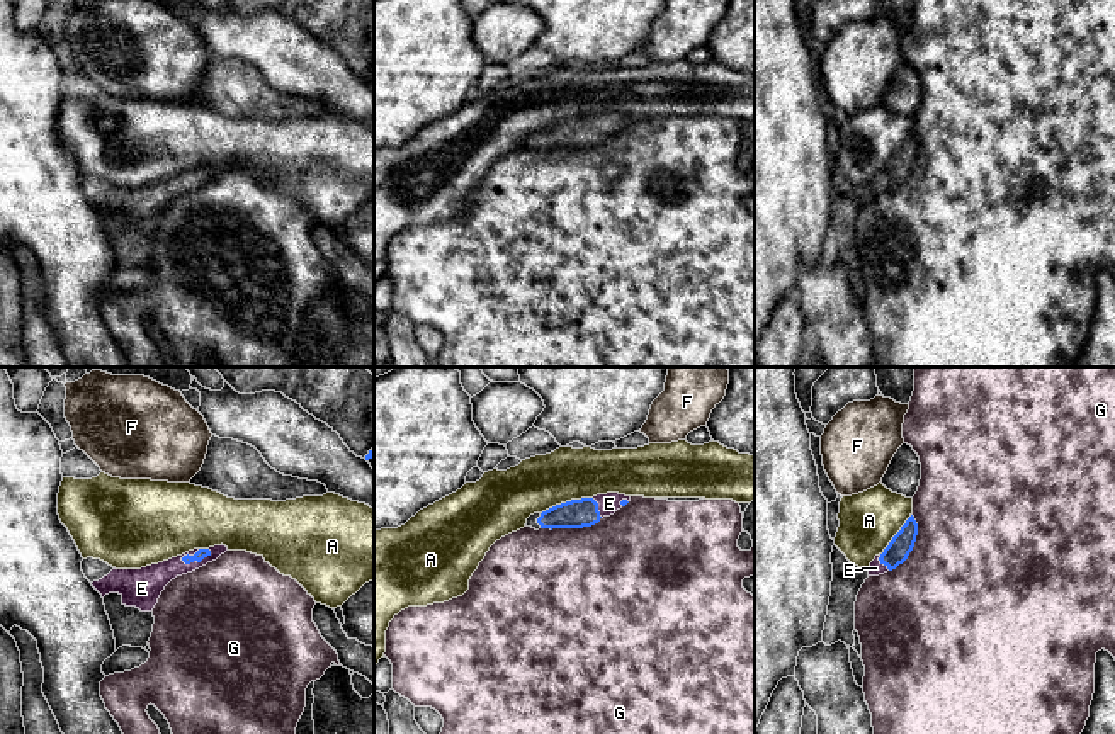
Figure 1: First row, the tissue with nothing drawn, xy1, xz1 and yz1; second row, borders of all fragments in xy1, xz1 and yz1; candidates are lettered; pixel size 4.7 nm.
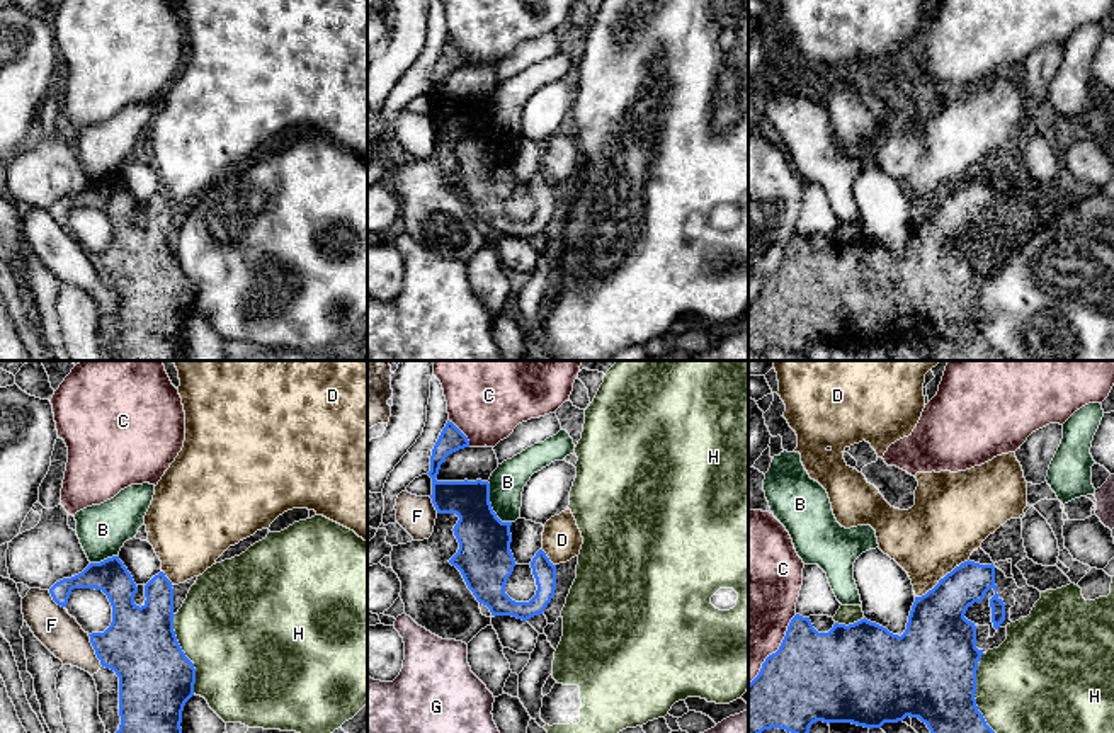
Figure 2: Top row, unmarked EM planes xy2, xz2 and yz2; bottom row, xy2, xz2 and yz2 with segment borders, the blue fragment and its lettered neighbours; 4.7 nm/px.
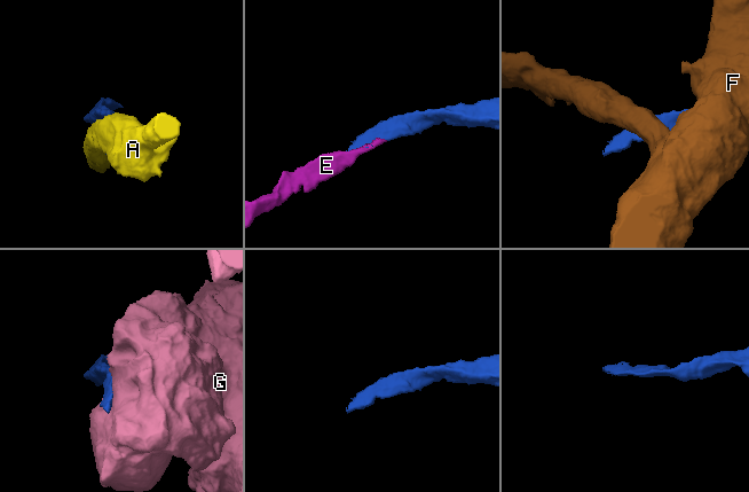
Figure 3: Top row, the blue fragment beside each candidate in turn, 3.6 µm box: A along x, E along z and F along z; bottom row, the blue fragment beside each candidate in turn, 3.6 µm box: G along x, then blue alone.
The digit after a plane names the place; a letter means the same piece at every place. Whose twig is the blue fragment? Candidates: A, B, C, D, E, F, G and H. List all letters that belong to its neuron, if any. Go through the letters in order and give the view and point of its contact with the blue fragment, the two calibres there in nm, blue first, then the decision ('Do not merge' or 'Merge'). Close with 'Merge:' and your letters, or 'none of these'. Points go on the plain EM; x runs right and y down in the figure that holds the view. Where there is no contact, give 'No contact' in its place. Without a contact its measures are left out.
A: Touches blue at xz1 (566, 121). Thickness 140 nm (blue) against 260 nm. Do not merge
B: Touches blue at xz2 (490, 125). Thickness 260 nm (blue) against 170 nm. Do not merge
C: Touches blue at xz2 (461, 51). Thickness 120 nm (blue) against 300 nm. Do not merge
D: Touches blue at yz2 (941, 198). Thickness 300 nm (blue) against 360 nm. Do not merge
E: Touches blue at xy1 (196, 179). Thickness 50 nm (blue) against 150 nm. Merge
F: Touches blue at xy2 (94, 267). Thickness 340 nm (blue) against 190 nm. Do not merge
G: Touches blue at xz1 (571, 146). Thickness 140 nm (blue) against 500 nm. Do not merge
H: Touches blue at yz2 (975, 318). Thickness 440 nm (blue) against 480 nm. Do not merge
Merge: E

